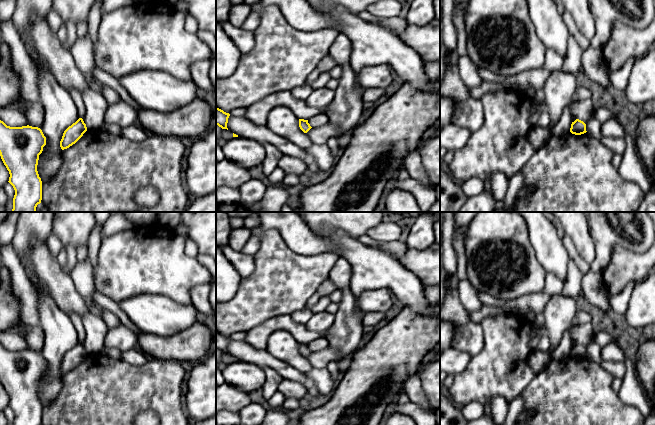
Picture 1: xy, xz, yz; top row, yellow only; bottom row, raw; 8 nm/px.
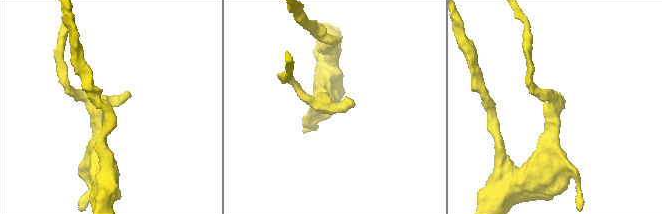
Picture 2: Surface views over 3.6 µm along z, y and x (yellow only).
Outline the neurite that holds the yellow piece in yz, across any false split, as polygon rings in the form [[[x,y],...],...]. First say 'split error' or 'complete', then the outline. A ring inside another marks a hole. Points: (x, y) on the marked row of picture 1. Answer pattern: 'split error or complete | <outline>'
complete | [[[576,119],[574,122],[572,122],[571,124],[571,128],[570,128],[570,132],[572,134],[575,134],[575,135],[581,135],[581,134],[584,134],[586,133],[586,124],[579,120],[579,119]]]

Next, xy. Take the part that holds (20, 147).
complete | [[[0,120],[0,156],[15,190],[11,212],[37,212],[42,181],[37,171],[46,137],[38,127],[10,127]]]

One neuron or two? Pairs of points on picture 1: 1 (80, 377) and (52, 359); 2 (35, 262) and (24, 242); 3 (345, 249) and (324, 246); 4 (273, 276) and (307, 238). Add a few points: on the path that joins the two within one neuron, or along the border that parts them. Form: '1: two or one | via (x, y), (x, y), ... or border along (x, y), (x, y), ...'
1: two | border along (63, 374), (62, 387), (55, 396)
2: two | border along (45, 241), (33, 238), (21, 263)
3: two | border along (316, 235), (332, 242), (336, 246), (337, 253)
4: two | border along (280, 234), (297, 253), (319, 252)

